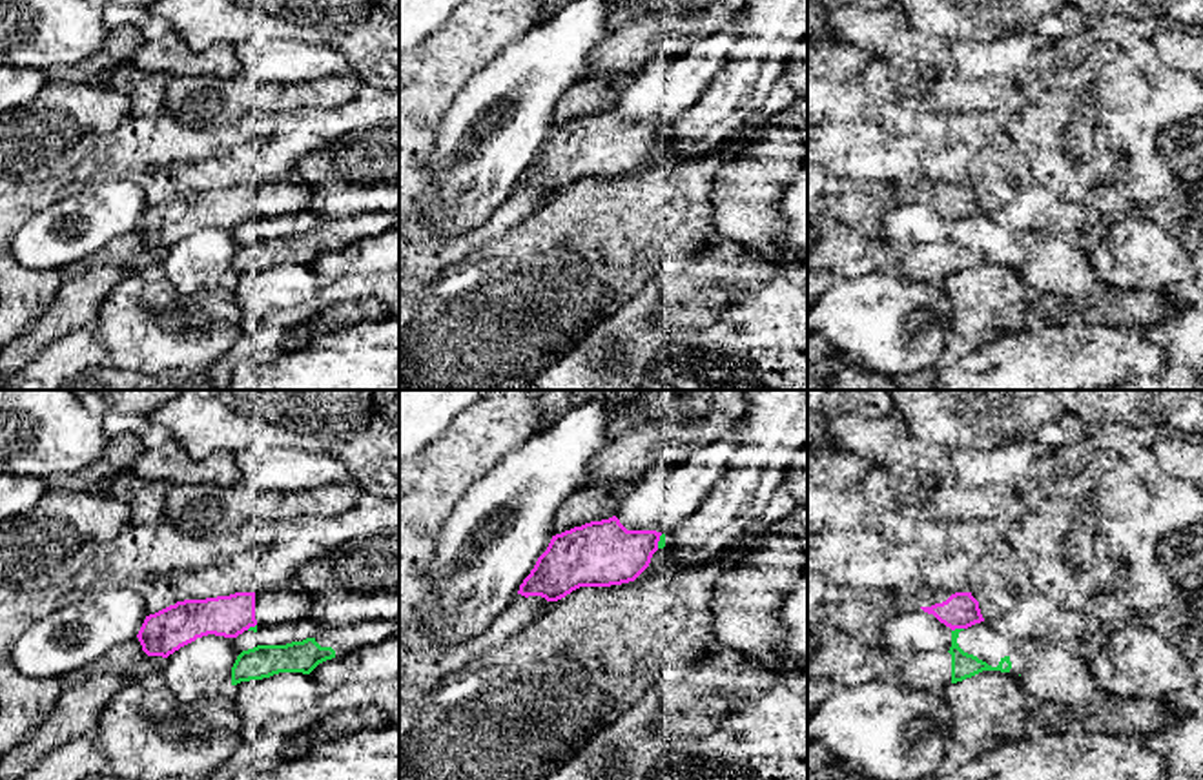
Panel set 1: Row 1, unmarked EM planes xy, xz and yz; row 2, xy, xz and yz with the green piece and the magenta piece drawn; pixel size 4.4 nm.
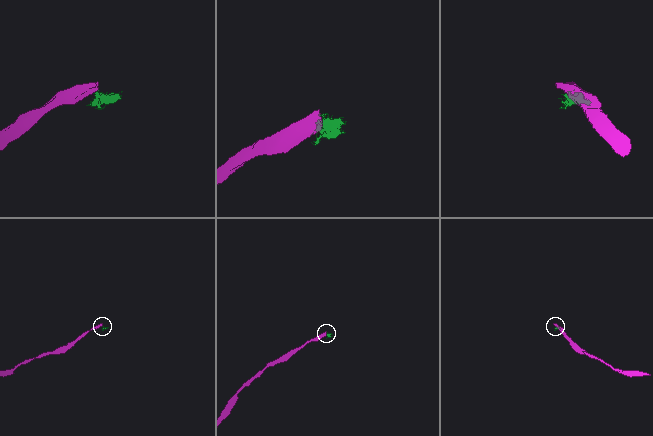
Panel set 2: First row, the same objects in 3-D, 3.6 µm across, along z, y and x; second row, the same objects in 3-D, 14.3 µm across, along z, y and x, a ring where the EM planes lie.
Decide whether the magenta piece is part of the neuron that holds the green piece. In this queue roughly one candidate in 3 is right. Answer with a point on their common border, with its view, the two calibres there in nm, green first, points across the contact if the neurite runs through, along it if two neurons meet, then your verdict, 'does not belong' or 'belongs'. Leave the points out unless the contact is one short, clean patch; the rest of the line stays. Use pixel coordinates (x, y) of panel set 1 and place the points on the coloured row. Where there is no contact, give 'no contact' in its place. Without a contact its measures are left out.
meets green in yz at (957, 629); 110 nm thick on the green side, 160 nm on the other; does not belong

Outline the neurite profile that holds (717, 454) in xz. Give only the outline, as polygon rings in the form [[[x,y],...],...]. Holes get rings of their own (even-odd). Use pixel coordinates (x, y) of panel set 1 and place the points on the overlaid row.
[[[733,434],[727,441],[711,443],[685,465],[651,470],[620,503],[616,518],[627,530],[667,534],[680,529],[725,472],[736,445]]]

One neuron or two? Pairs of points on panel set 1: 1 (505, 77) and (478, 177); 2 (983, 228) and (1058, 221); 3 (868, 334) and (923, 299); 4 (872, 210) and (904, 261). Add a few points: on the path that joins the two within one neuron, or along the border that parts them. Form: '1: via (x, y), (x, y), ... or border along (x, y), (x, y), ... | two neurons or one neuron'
1: via (522, 102), (516, 121), (485, 152) | one neuron
2: border along (996, 219), (1003, 226) | two neurons
3: via (881, 321), (899, 321), (910, 310) | one neuron
4: border along (886, 236), (873, 239) | two neurons

